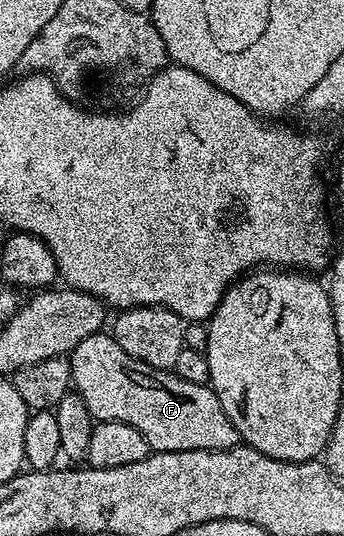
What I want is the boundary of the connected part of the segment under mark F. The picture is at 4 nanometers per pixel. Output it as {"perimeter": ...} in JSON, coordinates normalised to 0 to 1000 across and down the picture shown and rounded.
{"perimeter":[[[294,616],[262,623],[262,631],[238,631],[227,646],[203,659],[209,681],[209,724],[250,754],[267,782],[279,787],[366,787],[366,795],[390,795],[413,817],[424,817],[442,843],[526,843],[529,840],[657,840],[683,836],[701,826],[692,802],[680,802],[680,787],[657,780],[657,765],[645,765],[645,750],[634,750],[628,733],[605,716],[541,713],[541,705],[517,705],[509,692],[483,687],[439,687],[424,675],[401,675],[401,668],[378,668],[343,638],[311,618]]]}

